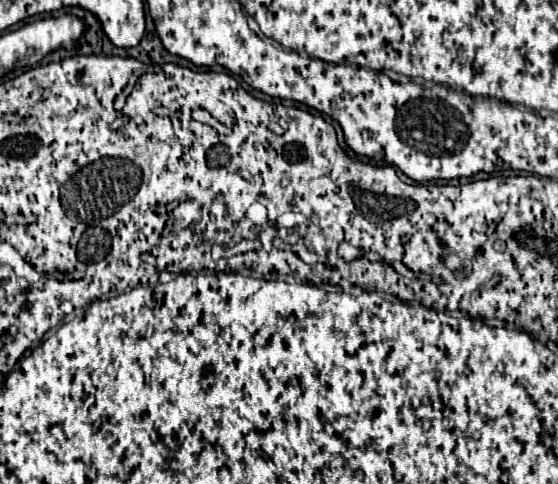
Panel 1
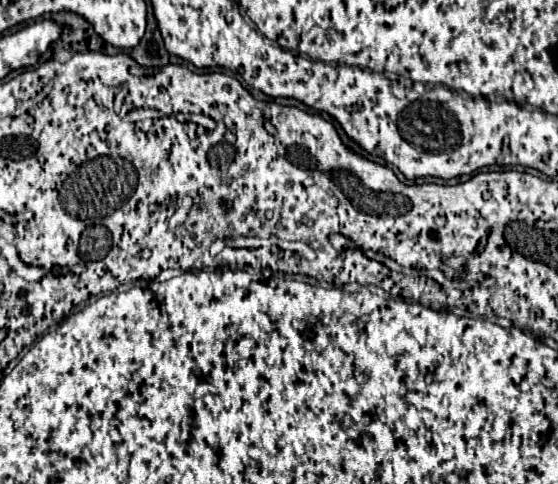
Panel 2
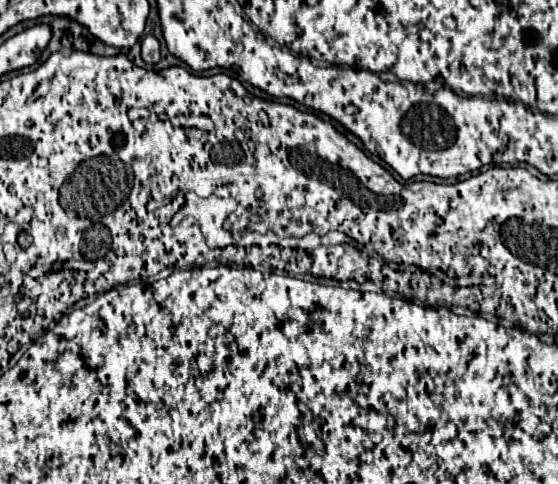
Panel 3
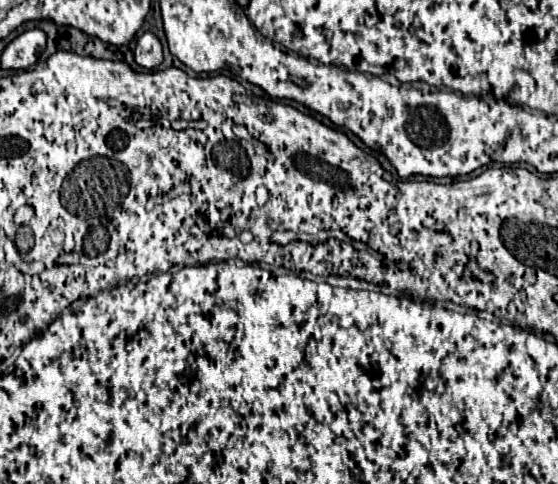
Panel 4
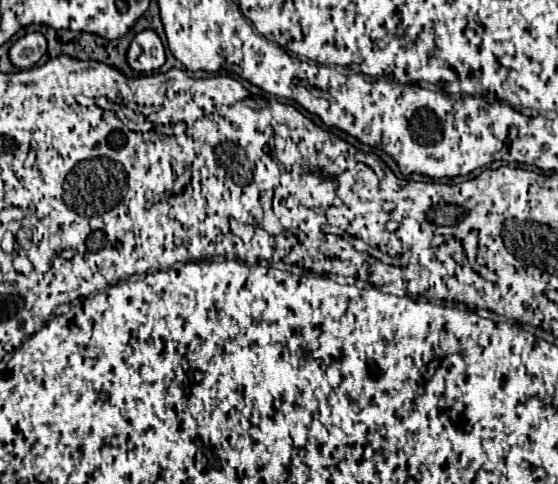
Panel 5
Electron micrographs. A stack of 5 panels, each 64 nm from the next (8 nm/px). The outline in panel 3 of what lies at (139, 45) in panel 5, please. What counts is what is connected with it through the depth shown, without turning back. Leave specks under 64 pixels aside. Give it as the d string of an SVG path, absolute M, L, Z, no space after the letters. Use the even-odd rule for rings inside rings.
M144 36L142 38L142 50L140 50L140 56L146 64L156 64L160 60L160 44L154 36Z

